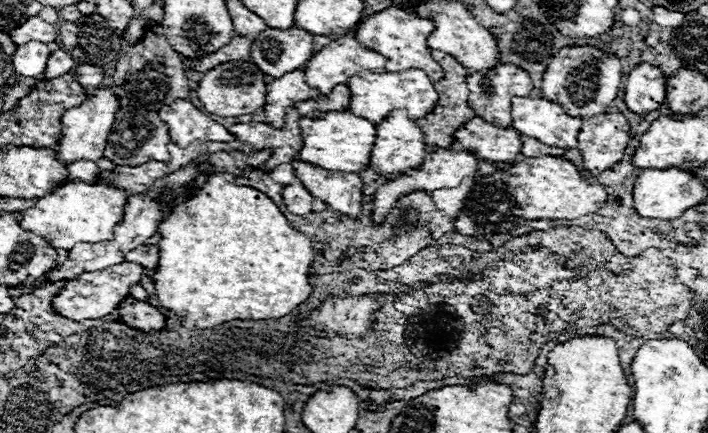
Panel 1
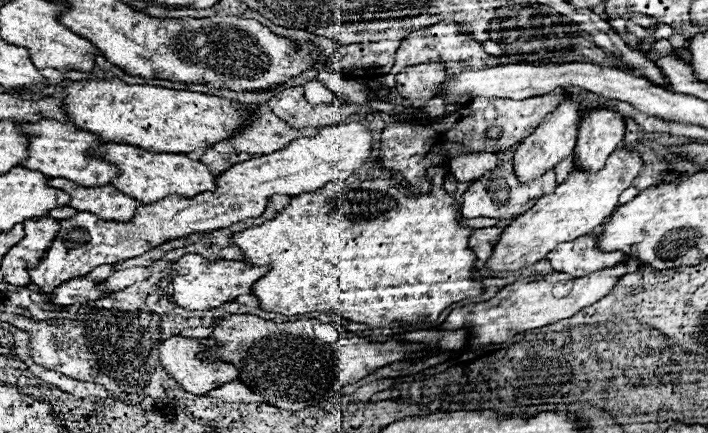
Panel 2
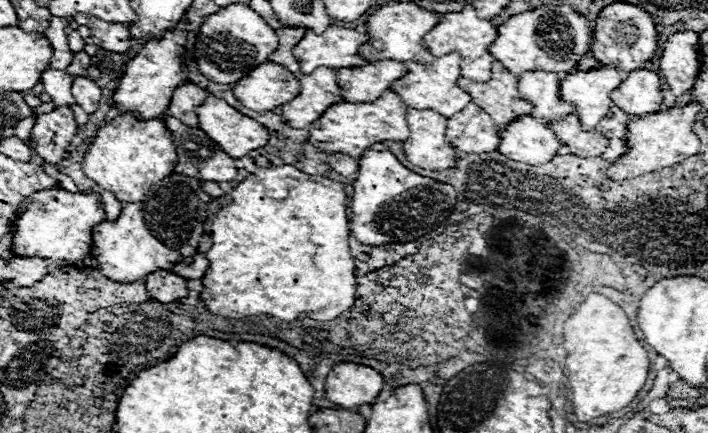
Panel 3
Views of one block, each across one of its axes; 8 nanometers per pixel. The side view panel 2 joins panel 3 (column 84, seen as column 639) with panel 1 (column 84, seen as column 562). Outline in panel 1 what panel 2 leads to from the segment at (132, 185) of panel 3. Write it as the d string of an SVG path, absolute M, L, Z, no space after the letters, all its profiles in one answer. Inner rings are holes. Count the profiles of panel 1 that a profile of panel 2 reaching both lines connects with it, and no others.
M72 180L38 198L36 204L22 214L20 226L24 230L34 232L36 236L44 236L48 244L52 244L54 248L72 250L78 242L96 244L112 240L114 226L122 220L126 204L128 204L126 192L116 186L102 182L86 184L80 180Z

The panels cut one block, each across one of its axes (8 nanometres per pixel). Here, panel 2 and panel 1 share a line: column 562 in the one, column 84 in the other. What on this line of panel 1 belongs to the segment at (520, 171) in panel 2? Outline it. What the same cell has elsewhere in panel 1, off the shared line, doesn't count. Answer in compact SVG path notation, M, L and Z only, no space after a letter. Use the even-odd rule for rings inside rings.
M98 88L84 100L84 104L70 108L64 114L64 140L60 140L60 144L56 146L58 160L62 160L64 164L72 164L74 160L98 160L106 148L108 134L112 132L118 110L120 98L112 92L112 88Z

